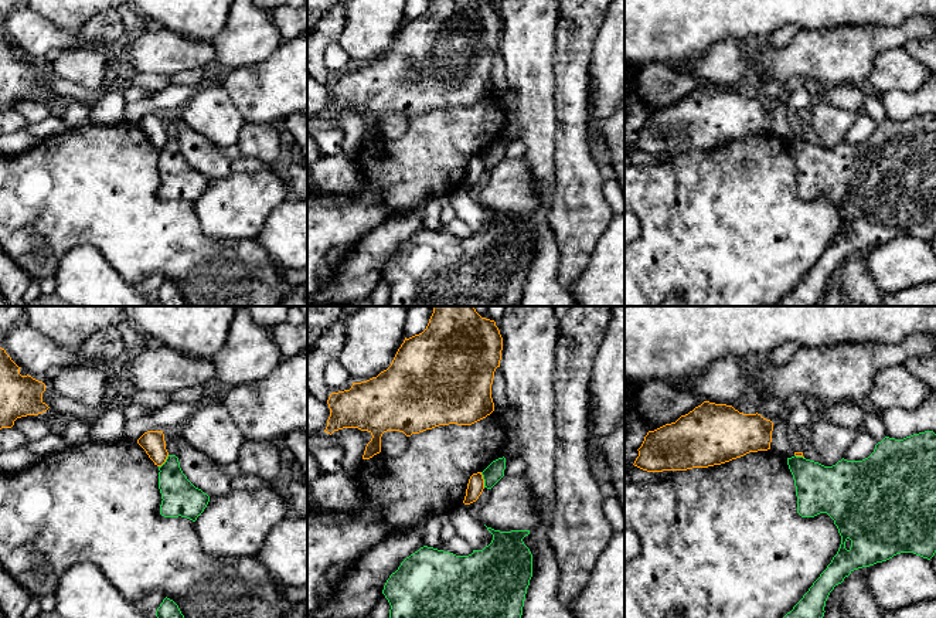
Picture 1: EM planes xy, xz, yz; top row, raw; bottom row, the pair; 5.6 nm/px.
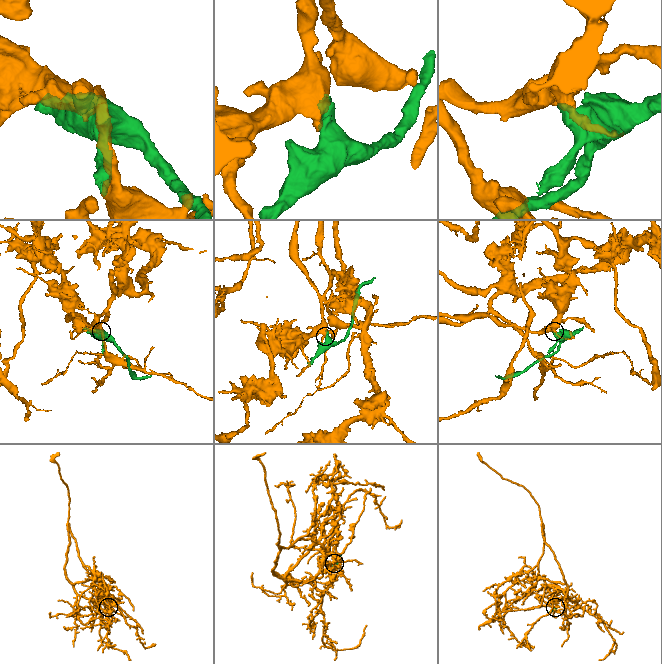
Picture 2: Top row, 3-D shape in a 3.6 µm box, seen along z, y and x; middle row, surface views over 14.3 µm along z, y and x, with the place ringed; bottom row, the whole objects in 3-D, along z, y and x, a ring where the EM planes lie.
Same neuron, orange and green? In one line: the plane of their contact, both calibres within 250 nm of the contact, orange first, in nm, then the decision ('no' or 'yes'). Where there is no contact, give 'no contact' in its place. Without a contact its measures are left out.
xz | 100/100 nm | no

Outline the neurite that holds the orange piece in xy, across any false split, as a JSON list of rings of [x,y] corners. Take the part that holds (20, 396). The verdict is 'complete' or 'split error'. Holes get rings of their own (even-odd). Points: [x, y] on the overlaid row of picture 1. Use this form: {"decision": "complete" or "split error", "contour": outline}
{"decision": "complete", "contour": [[[0,347],[0,429],[11,428],[14,421],[38,415],[50,407],[42,401],[45,384],[31,376],[21,376],[11,357]]]}

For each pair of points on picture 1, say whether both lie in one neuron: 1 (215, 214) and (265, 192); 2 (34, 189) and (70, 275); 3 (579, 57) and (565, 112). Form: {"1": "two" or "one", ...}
{"1": "one", "2": "two", "3": "one"}

